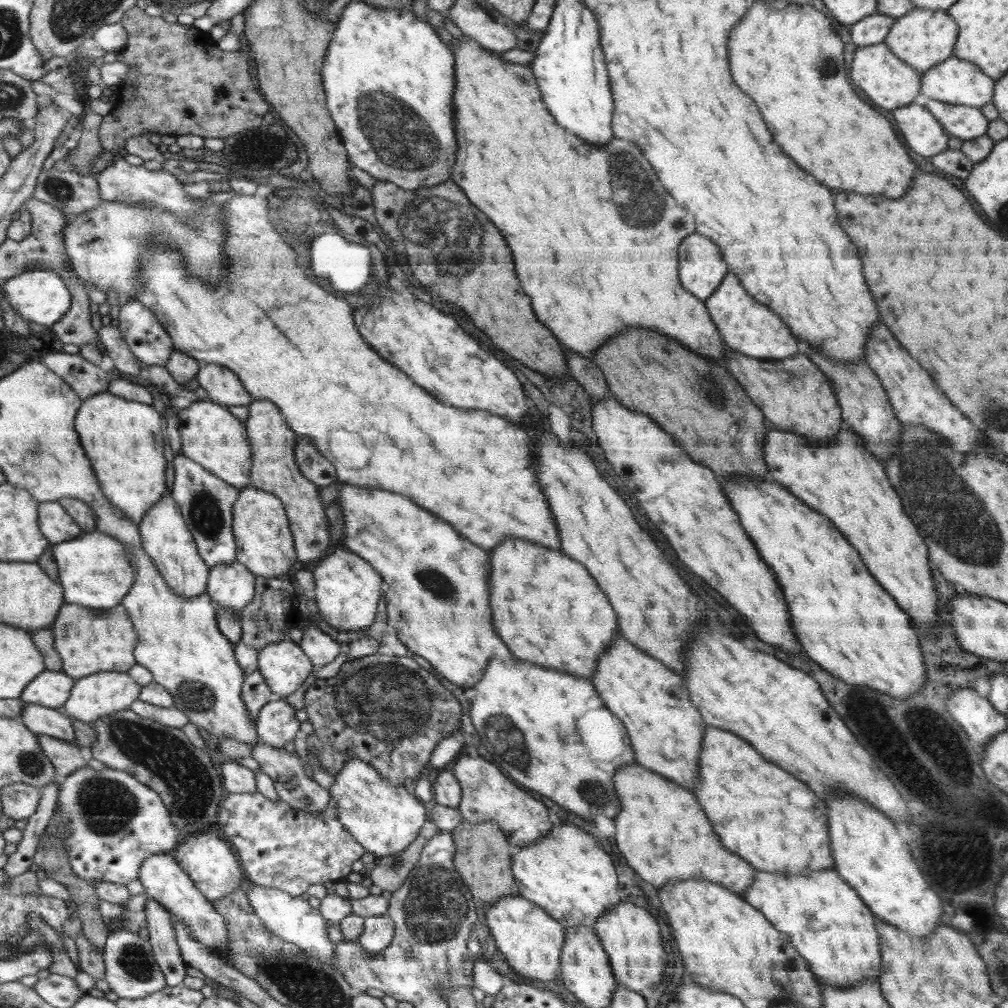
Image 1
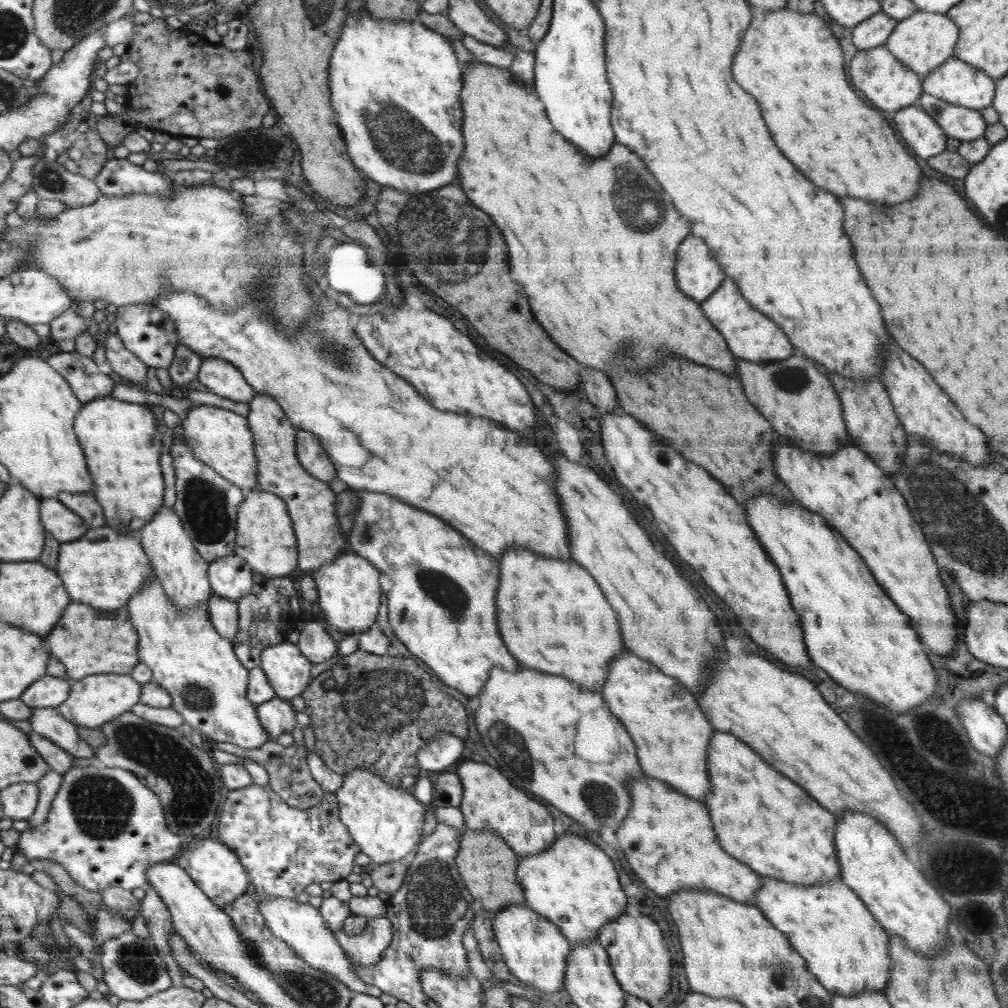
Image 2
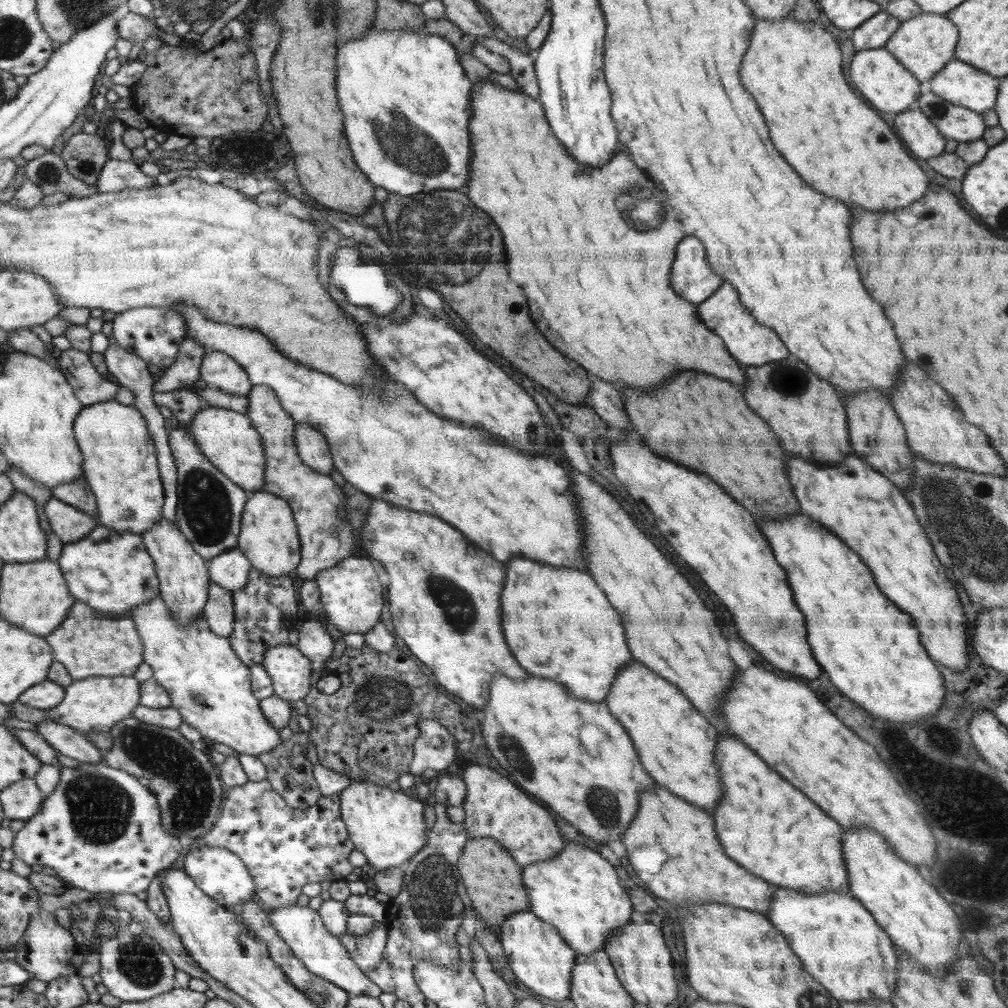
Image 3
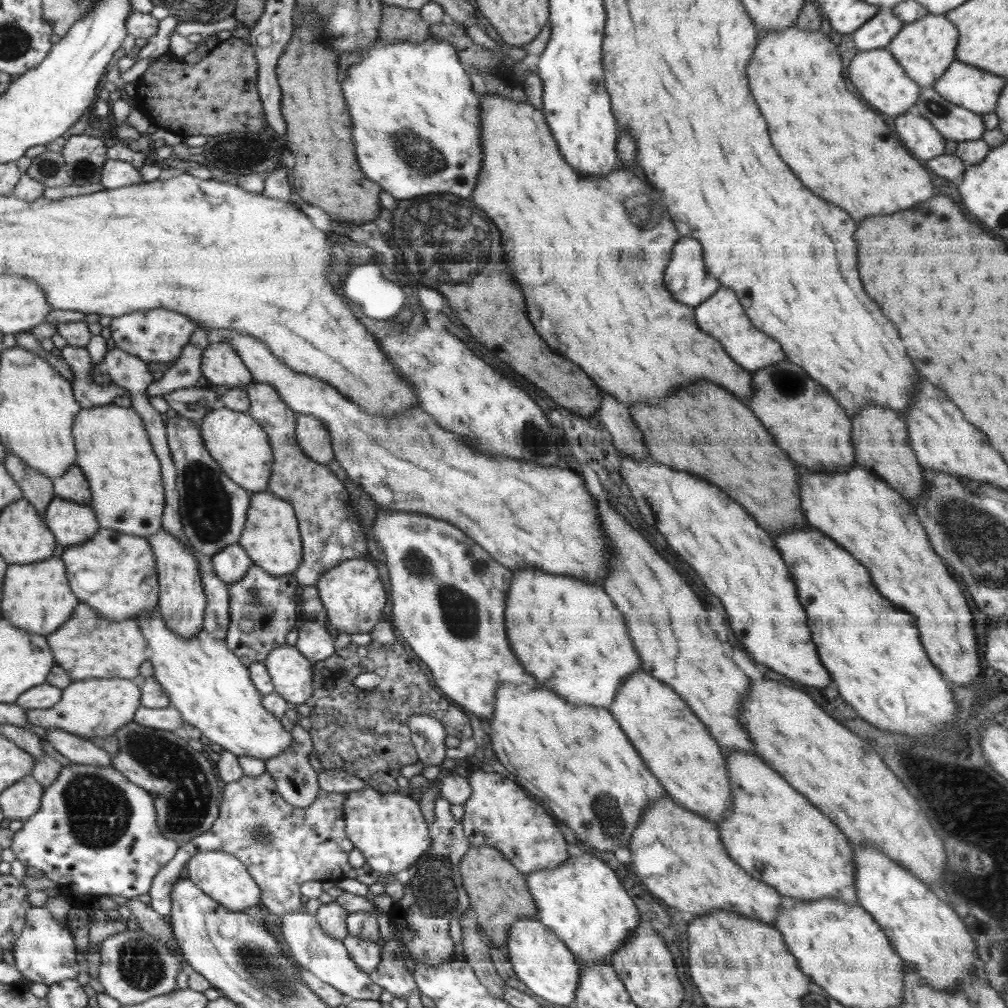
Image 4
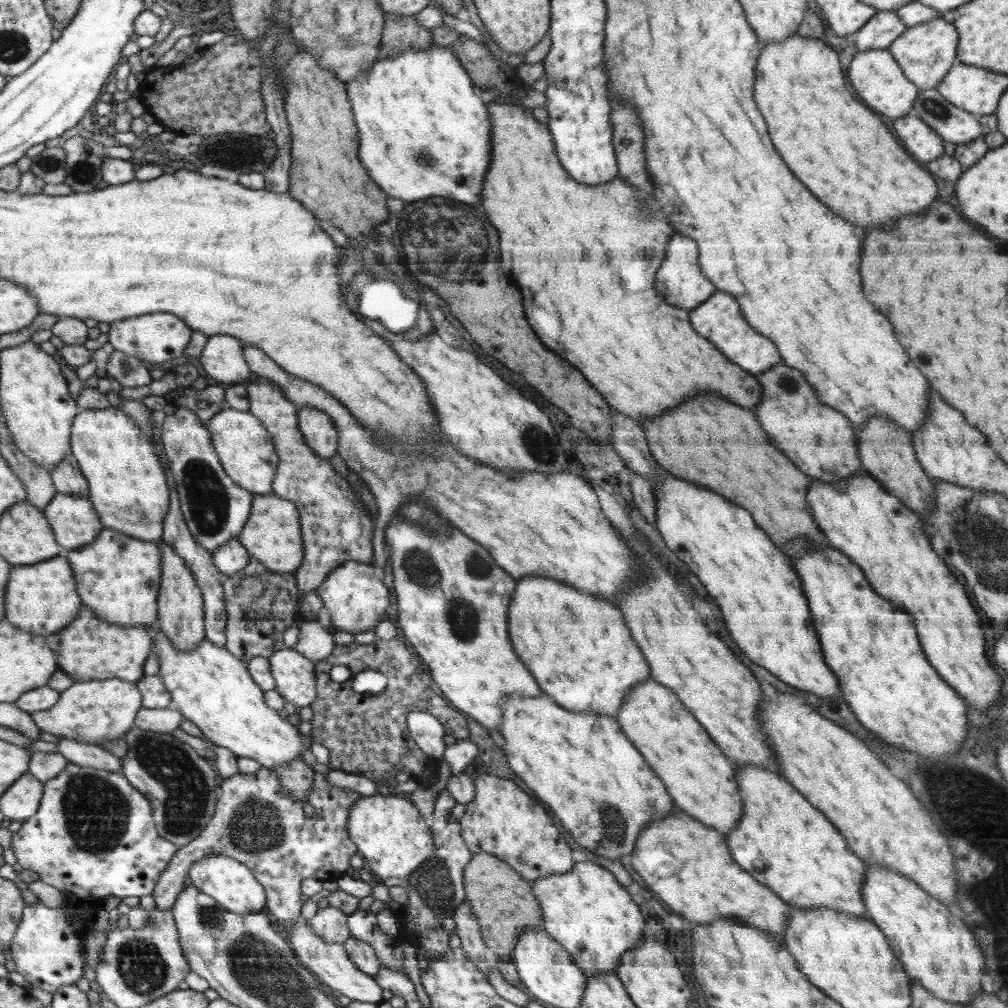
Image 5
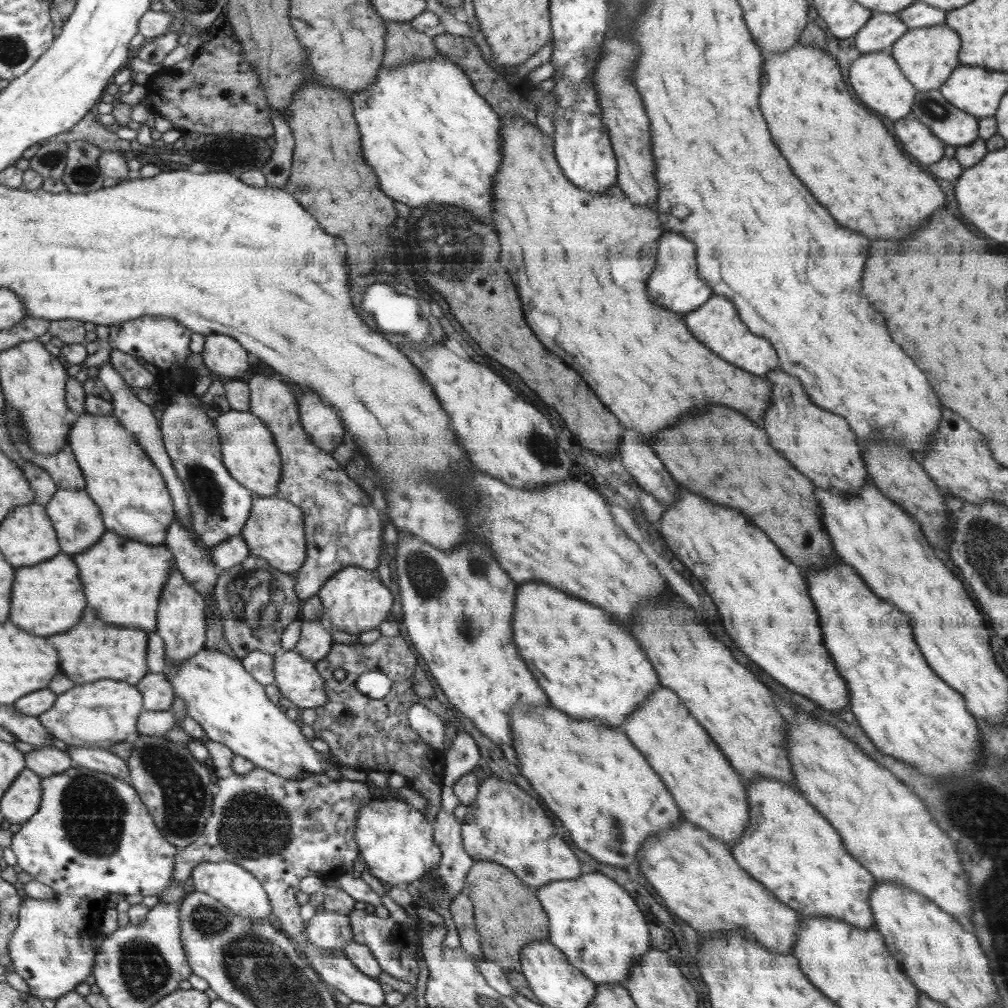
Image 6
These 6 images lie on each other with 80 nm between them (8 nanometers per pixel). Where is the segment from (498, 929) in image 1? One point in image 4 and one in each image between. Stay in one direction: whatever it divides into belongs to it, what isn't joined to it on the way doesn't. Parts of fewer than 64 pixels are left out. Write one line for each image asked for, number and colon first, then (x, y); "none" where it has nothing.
2: (535, 950)
3: (540, 958)
4: (541, 959)

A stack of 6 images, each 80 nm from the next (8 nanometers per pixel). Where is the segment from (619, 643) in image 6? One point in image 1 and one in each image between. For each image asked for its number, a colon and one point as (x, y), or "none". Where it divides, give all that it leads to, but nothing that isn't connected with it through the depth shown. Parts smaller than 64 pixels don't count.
1: (542, 597)
2: (554, 617)
3: (562, 627)
4: (569, 633)
5: (579, 648)

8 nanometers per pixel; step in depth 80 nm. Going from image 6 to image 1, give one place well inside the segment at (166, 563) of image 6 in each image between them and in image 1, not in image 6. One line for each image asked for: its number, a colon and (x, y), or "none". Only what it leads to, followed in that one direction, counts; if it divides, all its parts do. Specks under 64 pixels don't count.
1: (95, 568)
2: (105, 568)
3: (111, 570)
4: (124, 583)
5: (120, 576)

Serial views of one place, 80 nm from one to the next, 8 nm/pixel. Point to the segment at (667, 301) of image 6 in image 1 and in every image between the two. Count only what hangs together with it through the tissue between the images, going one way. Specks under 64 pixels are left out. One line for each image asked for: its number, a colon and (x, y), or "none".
1: (701, 266)
2: (700, 275)
3: (692, 276)
4: (687, 276)
5: (681, 281)

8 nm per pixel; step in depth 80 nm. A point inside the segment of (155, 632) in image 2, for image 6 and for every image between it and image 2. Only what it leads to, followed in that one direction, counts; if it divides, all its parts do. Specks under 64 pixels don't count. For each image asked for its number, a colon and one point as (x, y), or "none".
3: (210, 686)
4: (206, 681)
5: (212, 688)
6: (231, 705)

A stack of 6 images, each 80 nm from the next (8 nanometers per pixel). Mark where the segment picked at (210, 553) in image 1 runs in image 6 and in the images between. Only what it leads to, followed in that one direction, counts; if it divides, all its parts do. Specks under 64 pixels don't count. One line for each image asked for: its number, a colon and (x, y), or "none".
2: (208, 504)
3: (210, 507)
4: (213, 508)
5: (216, 509)
6: (220, 506)

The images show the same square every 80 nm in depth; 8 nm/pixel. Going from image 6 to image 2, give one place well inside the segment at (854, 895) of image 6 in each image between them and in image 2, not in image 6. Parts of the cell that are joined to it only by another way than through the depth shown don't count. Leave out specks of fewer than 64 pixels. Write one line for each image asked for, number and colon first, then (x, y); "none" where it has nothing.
2: (762, 818)
3: (765, 824)
4: (775, 834)
5: (784, 842)

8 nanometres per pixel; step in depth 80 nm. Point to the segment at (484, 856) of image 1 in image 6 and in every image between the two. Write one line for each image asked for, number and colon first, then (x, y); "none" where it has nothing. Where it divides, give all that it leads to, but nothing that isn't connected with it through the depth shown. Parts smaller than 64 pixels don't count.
2: (489, 867)
3: (494, 879)
4: (500, 896)
5: (504, 904)
6: (507, 914)

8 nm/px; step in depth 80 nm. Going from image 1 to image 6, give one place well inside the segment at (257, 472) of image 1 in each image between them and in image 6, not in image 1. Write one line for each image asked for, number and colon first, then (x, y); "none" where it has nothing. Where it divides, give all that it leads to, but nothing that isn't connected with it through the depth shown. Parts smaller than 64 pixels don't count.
2: (310, 501)
3: (318, 504)
4: (322, 505)
5: (337, 528)
6: (343, 529)

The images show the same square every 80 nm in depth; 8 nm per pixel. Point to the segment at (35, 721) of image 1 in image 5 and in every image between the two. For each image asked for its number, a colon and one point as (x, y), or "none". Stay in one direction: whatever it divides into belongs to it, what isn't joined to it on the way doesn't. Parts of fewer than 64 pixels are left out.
2: (47, 721)
3: (65, 739)
4: (79, 750)
5: (80, 753)

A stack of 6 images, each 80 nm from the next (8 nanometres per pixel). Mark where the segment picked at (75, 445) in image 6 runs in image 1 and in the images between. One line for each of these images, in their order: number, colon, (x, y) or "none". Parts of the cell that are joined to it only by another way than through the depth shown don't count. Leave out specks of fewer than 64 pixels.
1: (123, 439)
2: (123, 450)
3: (121, 467)
4: (124, 474)
5: (128, 487)

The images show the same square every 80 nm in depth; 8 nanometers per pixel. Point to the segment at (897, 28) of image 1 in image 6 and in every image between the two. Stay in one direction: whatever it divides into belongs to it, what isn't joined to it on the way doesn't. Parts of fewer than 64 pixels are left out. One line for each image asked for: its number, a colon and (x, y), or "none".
2: (924, 41)
3: (924, 44)
4: (925, 48)
5: (926, 52)
6: (926, 56)

